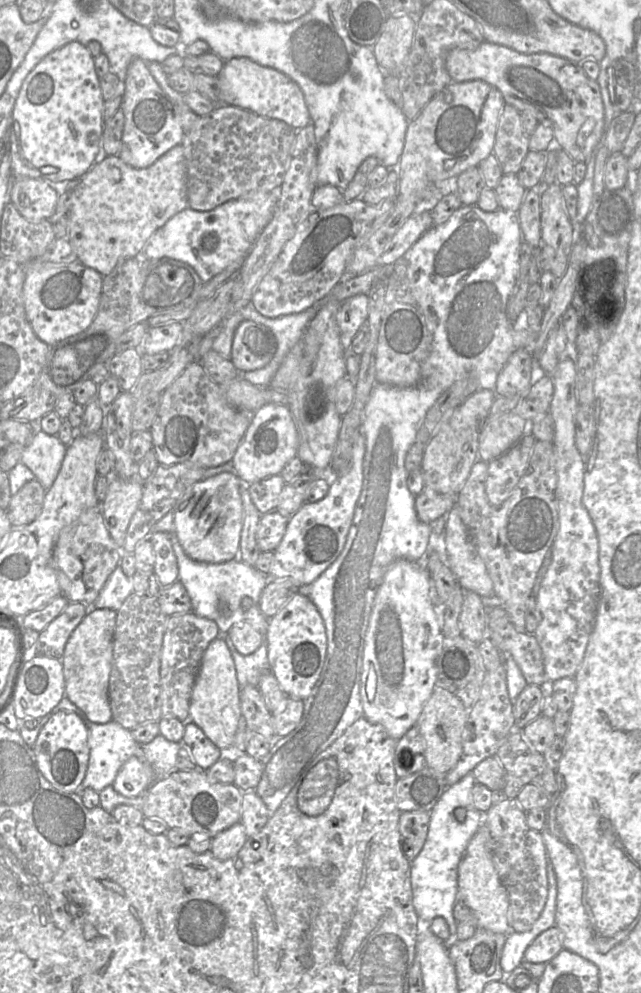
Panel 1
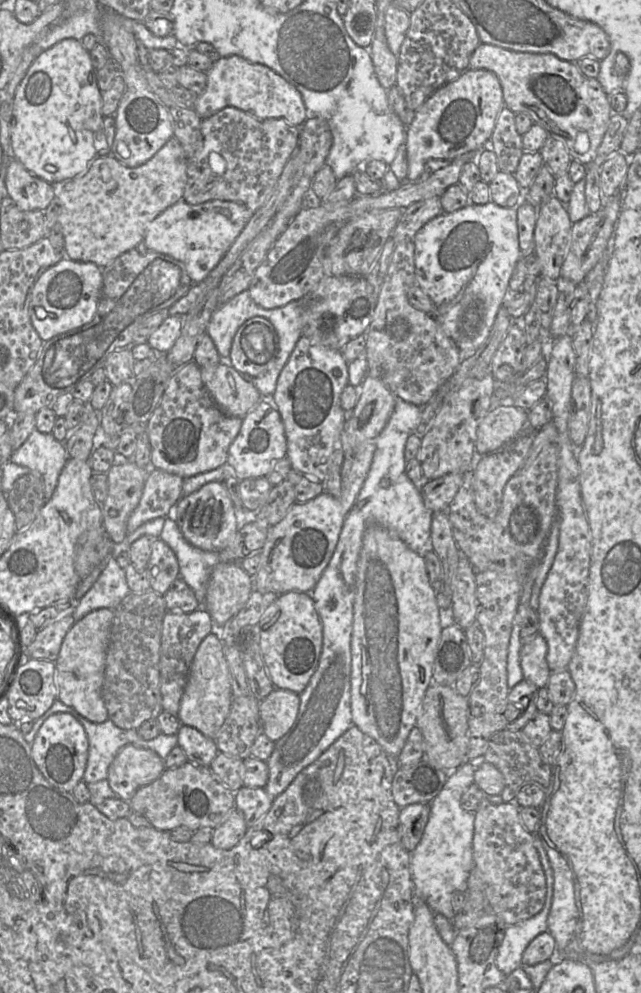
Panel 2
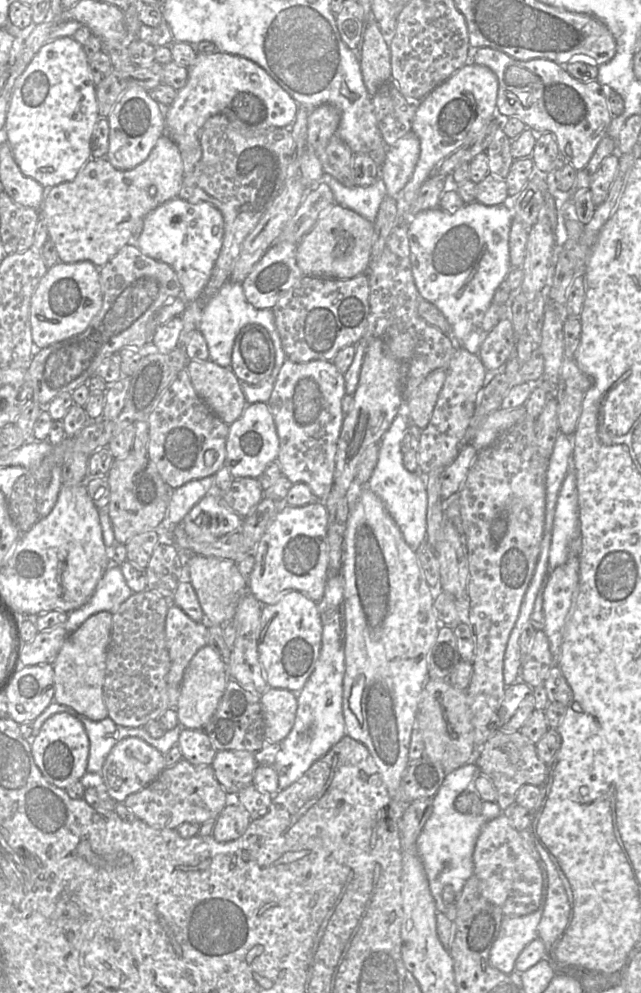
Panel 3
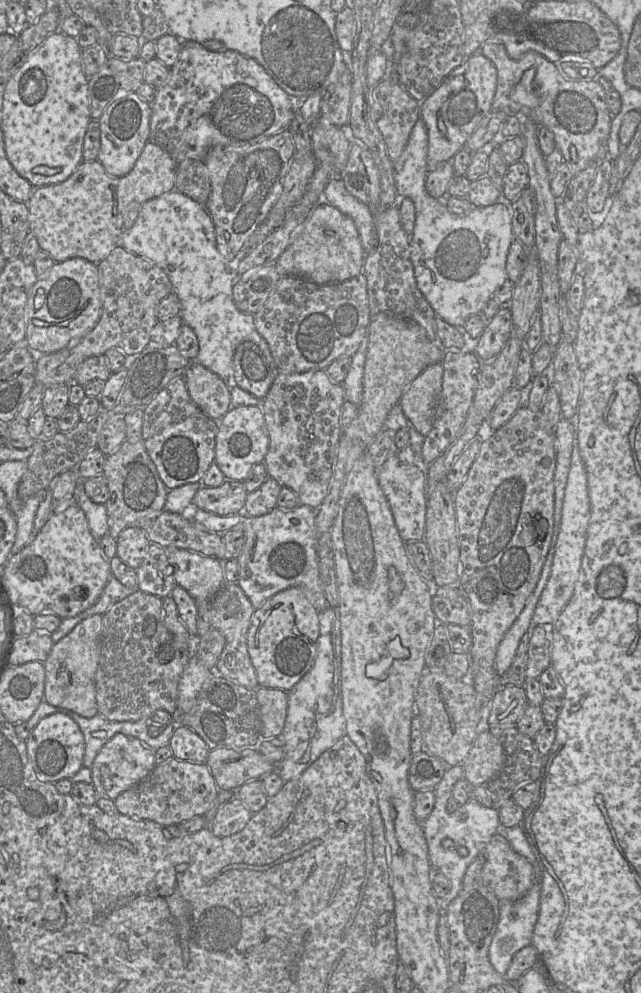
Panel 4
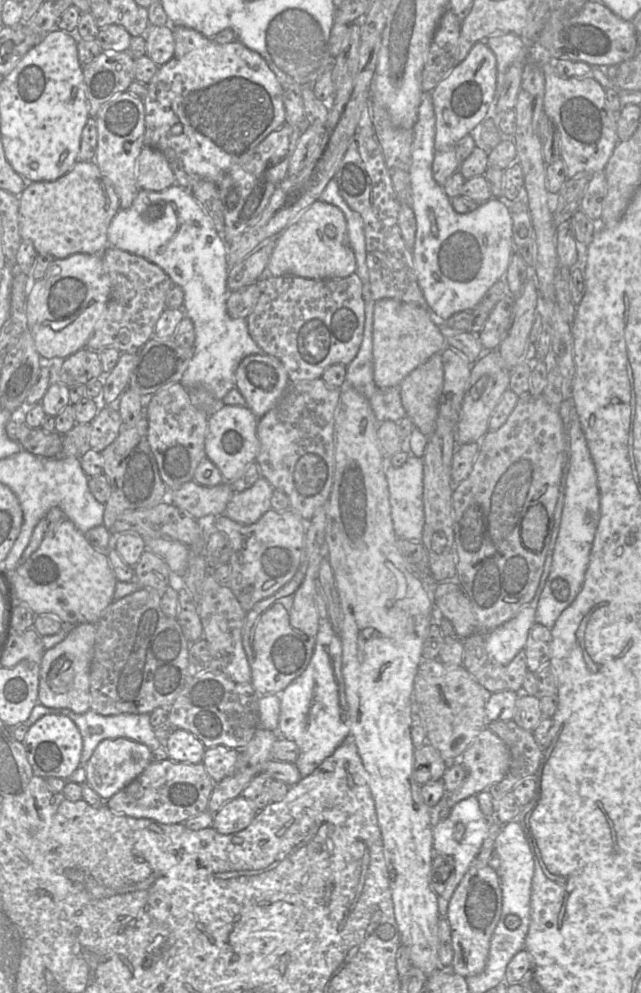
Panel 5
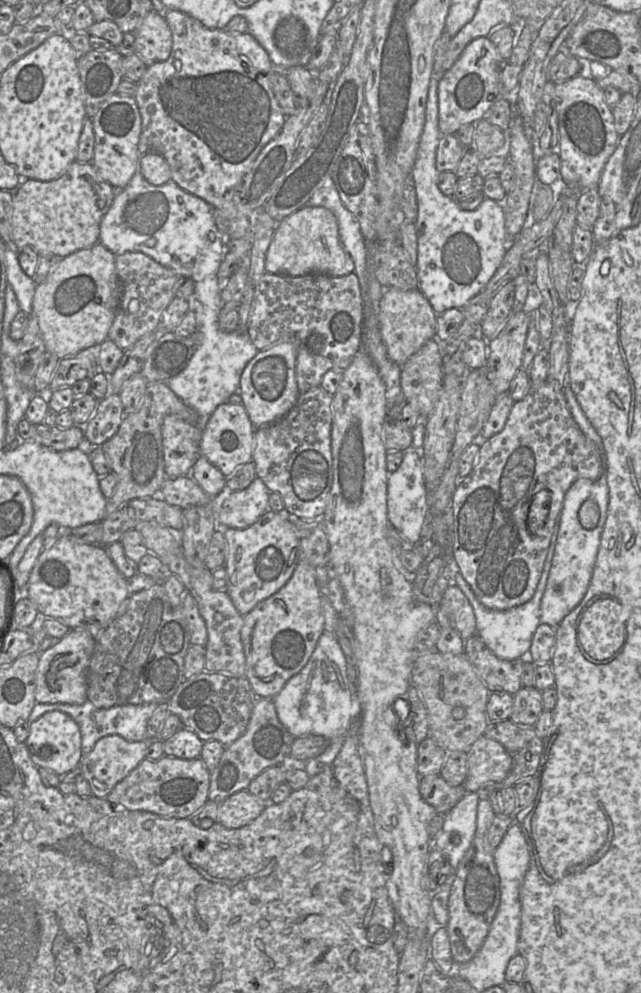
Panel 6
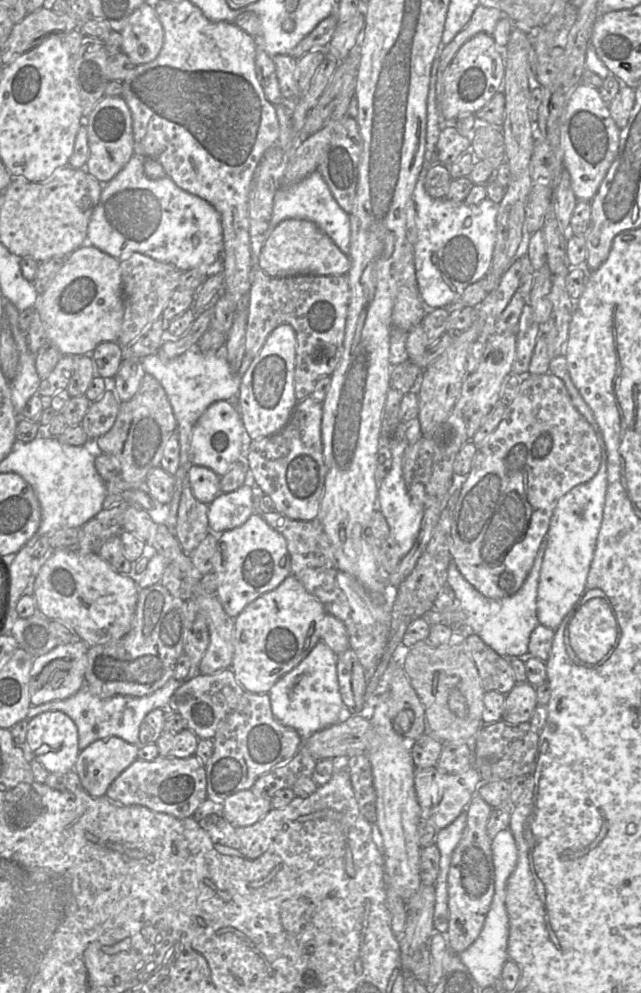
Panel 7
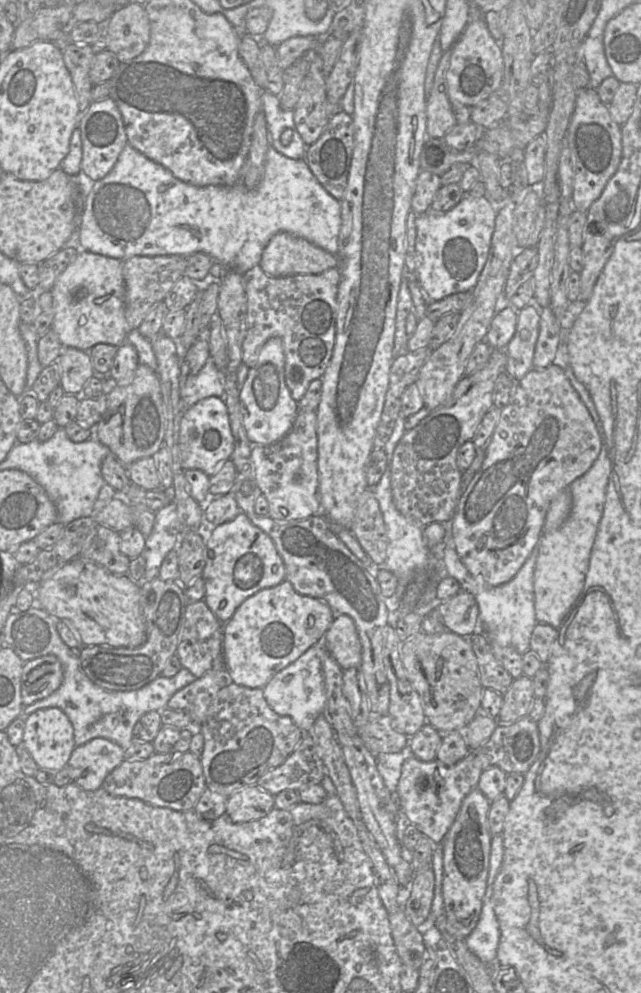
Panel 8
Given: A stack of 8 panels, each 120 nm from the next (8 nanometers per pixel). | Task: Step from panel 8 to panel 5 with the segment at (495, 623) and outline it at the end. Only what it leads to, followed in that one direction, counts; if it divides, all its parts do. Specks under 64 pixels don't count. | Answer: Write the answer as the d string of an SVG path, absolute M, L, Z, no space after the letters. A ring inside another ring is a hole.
M549 547L544 570L533 599L512 619L484 635L486 650L494 662L508 665L525 649L530 629L536 623L536 609L551 571L555 547Z

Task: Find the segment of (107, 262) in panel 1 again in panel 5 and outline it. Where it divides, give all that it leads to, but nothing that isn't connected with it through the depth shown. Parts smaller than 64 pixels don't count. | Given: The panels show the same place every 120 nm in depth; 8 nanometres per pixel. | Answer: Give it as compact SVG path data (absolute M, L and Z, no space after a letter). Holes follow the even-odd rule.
M144 146L137 158L136 179L139 189L163 191L176 183L166 157L157 149ZM77 161L74 166L56 181L27 182L18 196L19 229L23 240L31 240L38 254L50 254L55 259L73 254L101 254L108 244L107 231L114 215L119 210L119 198L111 181L102 174L94 161Z

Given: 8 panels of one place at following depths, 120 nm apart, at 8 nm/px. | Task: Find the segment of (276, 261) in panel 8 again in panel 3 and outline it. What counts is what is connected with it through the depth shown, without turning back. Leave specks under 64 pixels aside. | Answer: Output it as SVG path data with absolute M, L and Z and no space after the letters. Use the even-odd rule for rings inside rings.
M339 204L331 206L297 244L296 260L303 275L352 279L367 271L371 263L374 223Z

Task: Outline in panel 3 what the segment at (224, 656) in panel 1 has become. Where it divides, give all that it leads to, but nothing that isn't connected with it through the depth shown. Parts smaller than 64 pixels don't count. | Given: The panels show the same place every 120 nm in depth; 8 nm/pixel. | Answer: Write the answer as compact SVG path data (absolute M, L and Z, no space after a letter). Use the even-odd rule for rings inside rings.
M209 645L197 651L188 664L181 683L176 713L179 725L191 730L203 730L213 716L225 691L229 677L227 665L220 655Z

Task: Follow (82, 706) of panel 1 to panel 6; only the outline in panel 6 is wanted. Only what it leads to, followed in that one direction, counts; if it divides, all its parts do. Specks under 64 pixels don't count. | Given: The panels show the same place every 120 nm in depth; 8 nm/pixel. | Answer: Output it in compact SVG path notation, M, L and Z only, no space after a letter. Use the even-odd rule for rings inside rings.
M72 629L41 653L36 670L36 702L79 705L87 701L88 666L94 644L95 638L88 630Z

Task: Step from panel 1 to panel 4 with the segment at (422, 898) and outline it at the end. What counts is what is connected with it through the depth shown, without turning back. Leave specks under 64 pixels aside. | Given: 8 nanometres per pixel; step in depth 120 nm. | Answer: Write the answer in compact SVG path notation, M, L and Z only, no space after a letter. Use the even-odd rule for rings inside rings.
M462 765L447 768L442 780L434 789L434 808L422 823L424 836L428 845L429 861L432 867L444 874L450 882L450 888L447 894L442 898L437 898L437 904L443 912L460 893L464 875L470 863L479 854L483 853L486 844L501 830L498 809L485 807L473 797L466 804L459 806L454 813L447 811L447 802L453 798L453 786L460 779L465 779Z

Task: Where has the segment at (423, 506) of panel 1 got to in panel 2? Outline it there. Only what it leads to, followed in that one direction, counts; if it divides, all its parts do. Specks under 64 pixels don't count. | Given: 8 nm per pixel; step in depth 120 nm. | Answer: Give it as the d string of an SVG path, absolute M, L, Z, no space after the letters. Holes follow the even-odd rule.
M450 473L429 480L420 489L425 506L432 512L447 512L462 482L463 473Z

